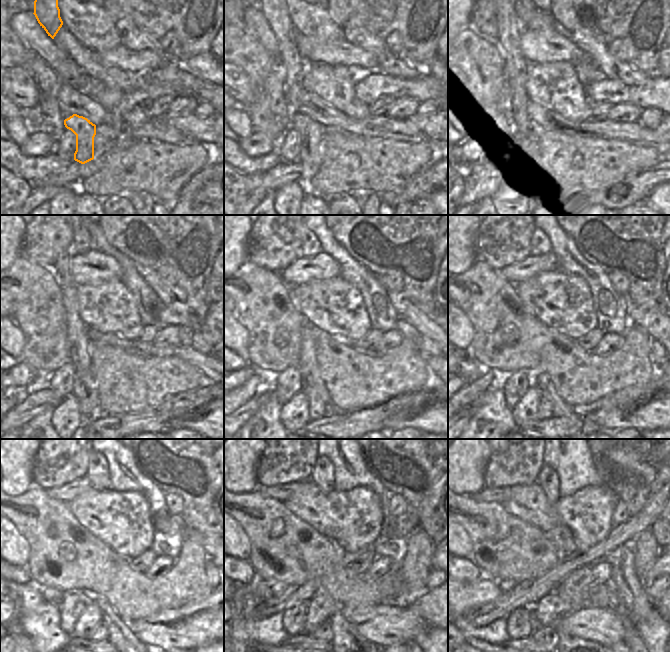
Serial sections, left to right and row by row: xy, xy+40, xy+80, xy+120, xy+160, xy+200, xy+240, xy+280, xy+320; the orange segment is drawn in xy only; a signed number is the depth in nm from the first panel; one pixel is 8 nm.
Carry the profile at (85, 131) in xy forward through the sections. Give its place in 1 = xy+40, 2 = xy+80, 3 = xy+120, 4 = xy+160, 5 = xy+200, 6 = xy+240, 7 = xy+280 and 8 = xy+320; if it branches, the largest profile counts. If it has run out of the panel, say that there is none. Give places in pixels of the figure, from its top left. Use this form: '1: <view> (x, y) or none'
1: xy+40 (275, 11)
2: xy+80 (509, 29)
3: xy+120 (80, 345)
4: xy+160 (313, 386)
5: xy+200 (542, 380)
6: xy+240 (120, 635)
7: xy+280 (346, 642)
8: xy+320 (566, 642)

